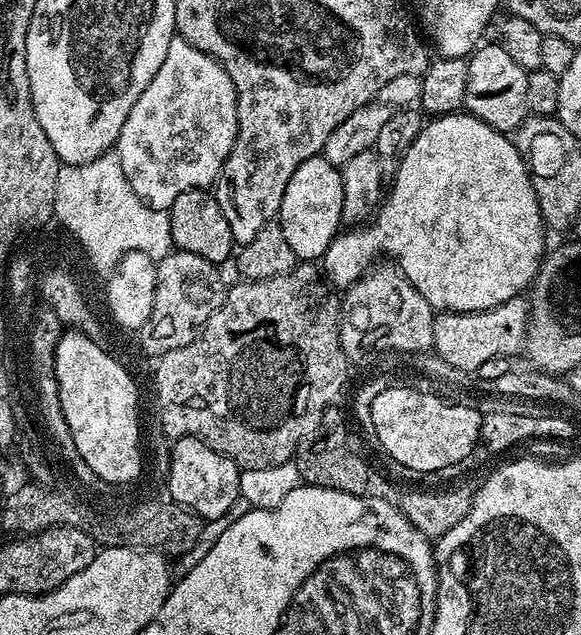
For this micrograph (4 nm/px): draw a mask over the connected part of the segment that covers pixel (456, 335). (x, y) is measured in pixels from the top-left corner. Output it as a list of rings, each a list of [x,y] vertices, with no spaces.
[[[523,295],[515,296],[505,304],[490,308],[486,312],[437,311],[434,315],[434,338],[432,339],[434,352],[448,362],[450,366],[457,367],[458,370],[469,374],[475,373],[482,362],[489,361],[495,356],[515,357],[515,352],[519,353],[523,349],[524,338],[528,335],[530,311],[528,312],[528,304],[524,299]]]

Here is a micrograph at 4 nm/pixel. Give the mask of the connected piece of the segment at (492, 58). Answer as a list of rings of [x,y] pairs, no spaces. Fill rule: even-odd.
[[[493,42],[483,48],[477,47],[467,57],[468,78],[464,108],[482,122],[486,122],[497,132],[511,133],[526,118],[526,78],[528,73],[499,43]]]

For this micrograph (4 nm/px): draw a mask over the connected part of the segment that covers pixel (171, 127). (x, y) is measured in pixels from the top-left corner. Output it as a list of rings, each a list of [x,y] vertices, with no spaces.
[[[176,34],[170,42],[170,50],[166,50],[166,58],[162,58],[162,66],[158,66],[158,74],[150,78],[150,86],[138,94],[134,110],[126,114],[114,151],[122,162],[122,174],[126,174],[126,182],[130,182],[134,194],[151,208],[167,210],[178,194],[186,194],[186,190],[195,188],[208,190],[215,185],[234,146],[237,130],[236,87],[230,82],[230,74],[226,74],[224,67],[210,54]]]

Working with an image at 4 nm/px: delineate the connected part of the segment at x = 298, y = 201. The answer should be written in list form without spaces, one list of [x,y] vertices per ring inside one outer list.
[[[323,155],[312,156],[290,178],[286,194],[282,194],[282,206],[278,222],[286,243],[294,250],[297,261],[316,262],[324,255],[330,242],[341,231],[342,178],[340,168],[331,164]]]

